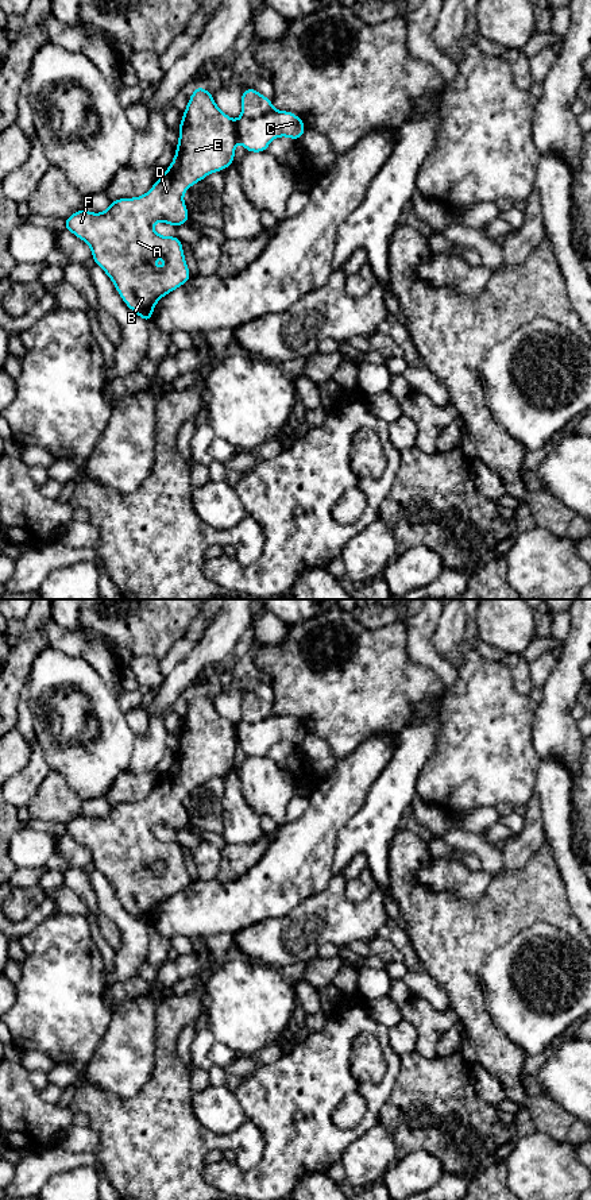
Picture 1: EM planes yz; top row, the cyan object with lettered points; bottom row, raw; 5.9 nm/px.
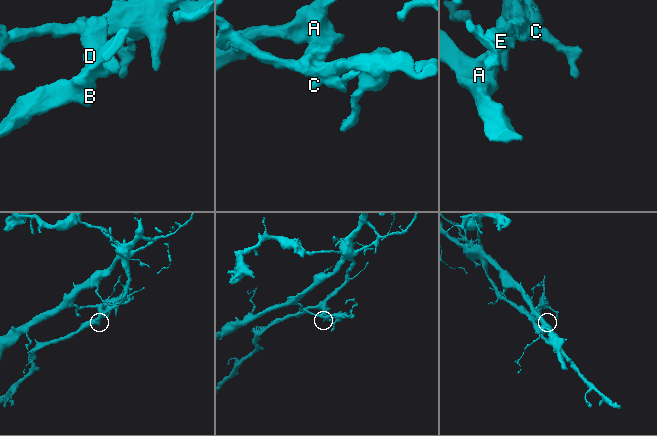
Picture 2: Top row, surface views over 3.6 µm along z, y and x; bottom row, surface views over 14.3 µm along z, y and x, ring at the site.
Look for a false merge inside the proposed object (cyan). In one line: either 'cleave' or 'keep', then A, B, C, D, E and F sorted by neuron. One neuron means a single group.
cleave; groups A B D E F / C

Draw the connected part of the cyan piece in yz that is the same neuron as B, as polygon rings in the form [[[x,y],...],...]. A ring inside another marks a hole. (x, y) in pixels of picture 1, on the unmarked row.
[[[194,691],[182,717],[178,737],[174,764],[146,799],[111,804],[109,813],[101,818],[80,813],[63,826],[65,834],[90,850],[94,869],[111,883],[123,907],[147,929],[152,925],[157,907],[193,881],[186,869],[182,845],[158,840],[152,827],[163,826],[179,831],[190,826],[184,798],[210,778],[223,776],[235,767],[236,726],[219,714],[213,699],[204,691]],[[158,861],[166,865],[163,873],[152,869]]]

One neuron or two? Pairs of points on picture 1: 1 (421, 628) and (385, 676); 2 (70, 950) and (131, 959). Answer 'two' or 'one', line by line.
1: two
2: two

